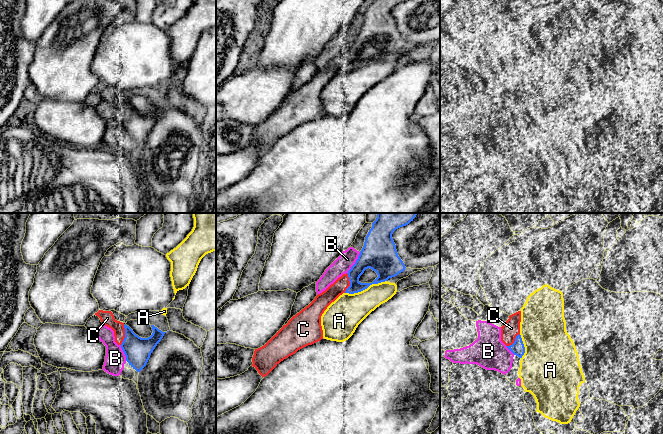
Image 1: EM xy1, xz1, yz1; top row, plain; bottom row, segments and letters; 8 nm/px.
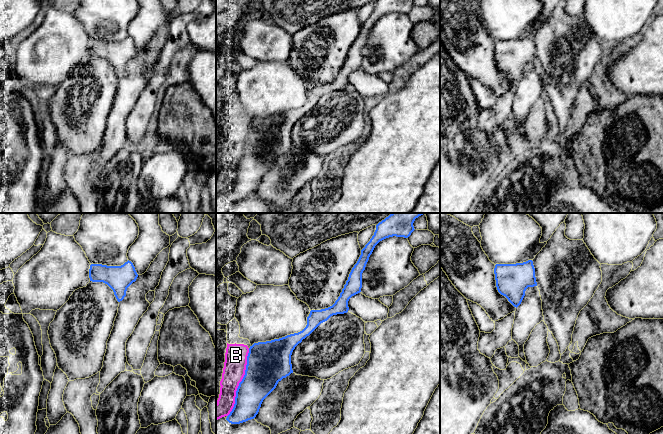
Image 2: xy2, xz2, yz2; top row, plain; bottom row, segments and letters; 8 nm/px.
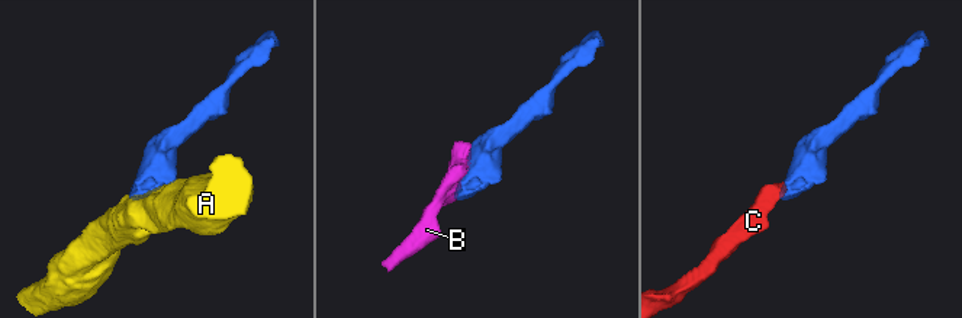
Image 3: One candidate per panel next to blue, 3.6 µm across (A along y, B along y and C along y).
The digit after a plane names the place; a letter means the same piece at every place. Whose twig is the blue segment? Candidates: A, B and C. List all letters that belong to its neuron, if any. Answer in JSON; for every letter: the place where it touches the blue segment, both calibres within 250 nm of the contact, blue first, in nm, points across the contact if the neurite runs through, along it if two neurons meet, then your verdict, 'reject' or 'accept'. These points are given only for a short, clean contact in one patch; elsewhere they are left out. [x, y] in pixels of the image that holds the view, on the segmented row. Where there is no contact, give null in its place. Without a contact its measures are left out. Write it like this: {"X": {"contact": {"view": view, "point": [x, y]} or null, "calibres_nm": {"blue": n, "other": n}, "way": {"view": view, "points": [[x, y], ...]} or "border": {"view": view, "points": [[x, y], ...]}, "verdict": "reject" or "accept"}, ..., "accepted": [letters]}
{"A": {"contact": {"view": "xz1", "point": [365, 288]}, "calibres_nm": {"blue": 200, "other": 280}, "verdict": "reject"}, "B": {"contact": {"view": "xz2", "point": [240, 382]}, "calibres_nm": {"blue": 320, "other": 180}, "verdict": "reject"}, "C": {"contact": {"view": "xy1", "point": [125, 335]}, "calibres_nm": {"blue": 220, "other": 110}, "verdict": "accept"}, "accepted": ["C"]}

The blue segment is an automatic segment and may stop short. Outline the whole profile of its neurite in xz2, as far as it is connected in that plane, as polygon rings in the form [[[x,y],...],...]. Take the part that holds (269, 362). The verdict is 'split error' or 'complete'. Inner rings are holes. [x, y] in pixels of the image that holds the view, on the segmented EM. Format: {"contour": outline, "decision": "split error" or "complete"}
{"contour": [[[391,213],[379,222],[332,306],[311,310],[306,327],[298,333],[250,346],[245,375],[237,388],[234,407],[226,418],[229,423],[240,424],[256,417],[263,400],[276,388],[278,382],[293,373],[291,355],[295,347],[331,316],[348,312],[349,299],[361,292],[362,273],[375,246],[393,236],[408,238],[415,230],[415,219],[423,214]]], "decision": "complete"}

